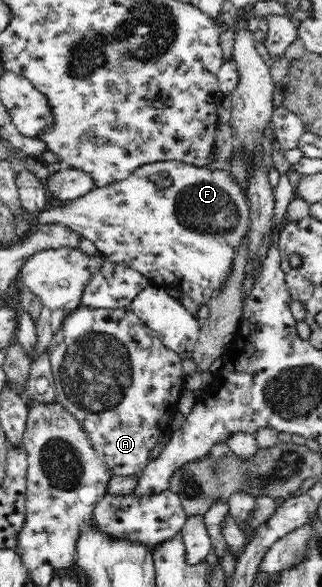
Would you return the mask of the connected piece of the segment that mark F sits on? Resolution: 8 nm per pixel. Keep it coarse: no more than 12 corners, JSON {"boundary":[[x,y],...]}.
{"boundary":[[176,160],[37,224],[202,307],[250,228],[224,170]]}

